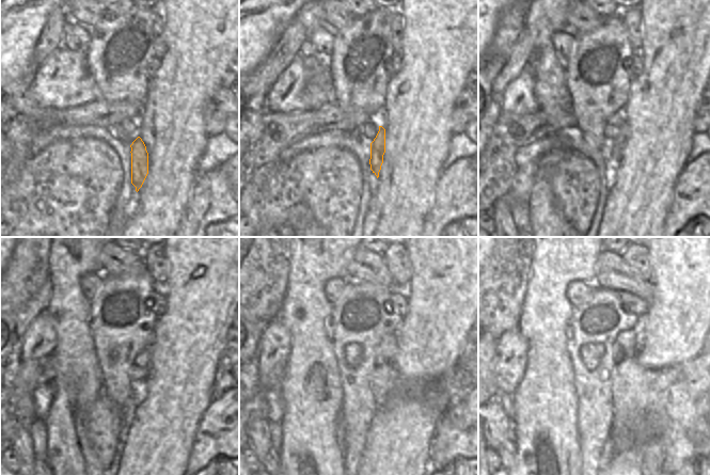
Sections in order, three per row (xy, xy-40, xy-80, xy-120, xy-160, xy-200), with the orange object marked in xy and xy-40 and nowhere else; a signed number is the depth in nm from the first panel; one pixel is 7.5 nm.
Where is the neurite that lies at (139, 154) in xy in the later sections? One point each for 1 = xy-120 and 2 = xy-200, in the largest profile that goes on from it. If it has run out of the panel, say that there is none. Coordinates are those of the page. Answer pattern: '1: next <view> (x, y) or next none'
1: next xy-120 (143, 358)
2: next xy-200 (627, 342)

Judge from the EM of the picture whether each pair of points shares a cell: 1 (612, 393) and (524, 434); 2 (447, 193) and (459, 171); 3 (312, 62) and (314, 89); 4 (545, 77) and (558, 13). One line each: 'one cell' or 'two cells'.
1: two cells
2: one cell
3: one cell
4: one cell

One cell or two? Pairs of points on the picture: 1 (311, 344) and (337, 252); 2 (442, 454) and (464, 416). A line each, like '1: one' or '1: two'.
1: one
2: one

